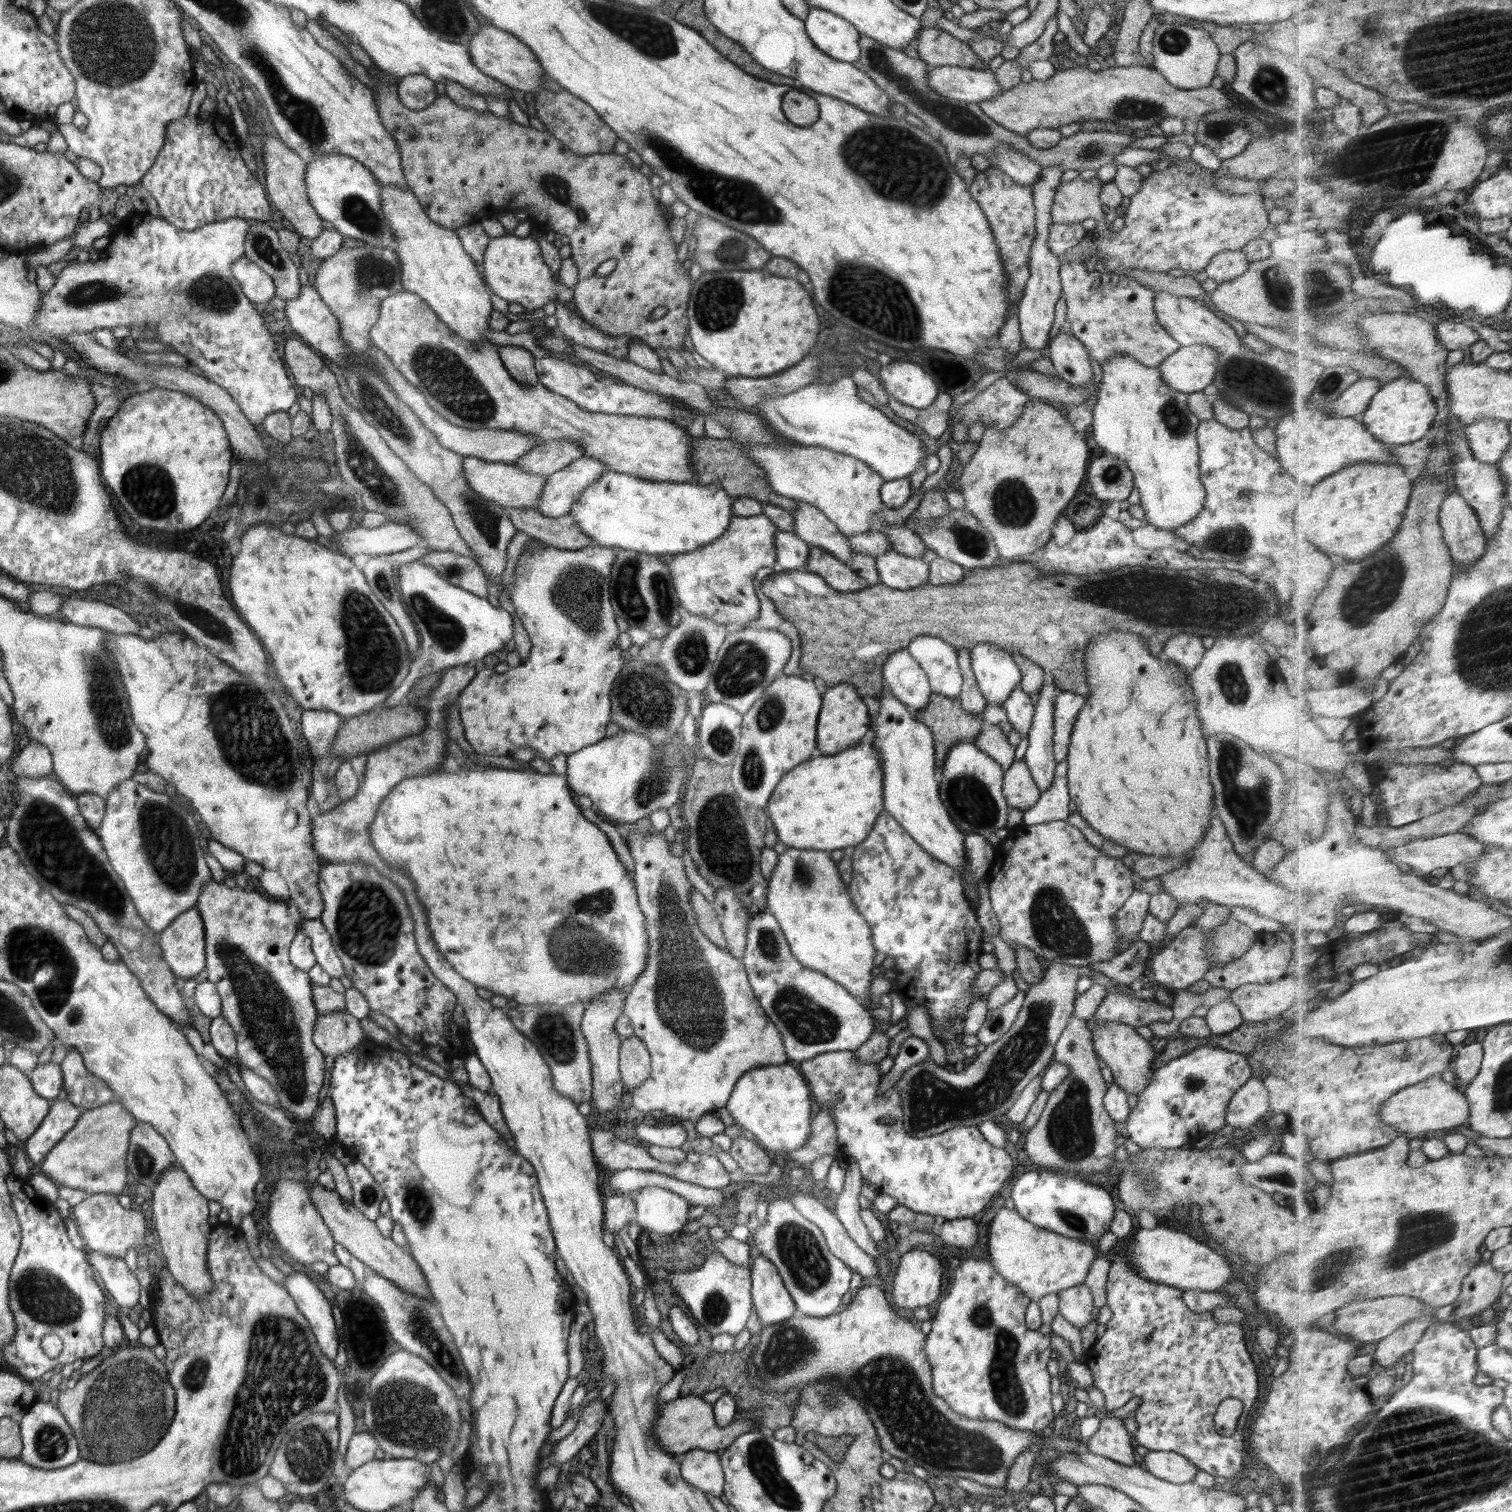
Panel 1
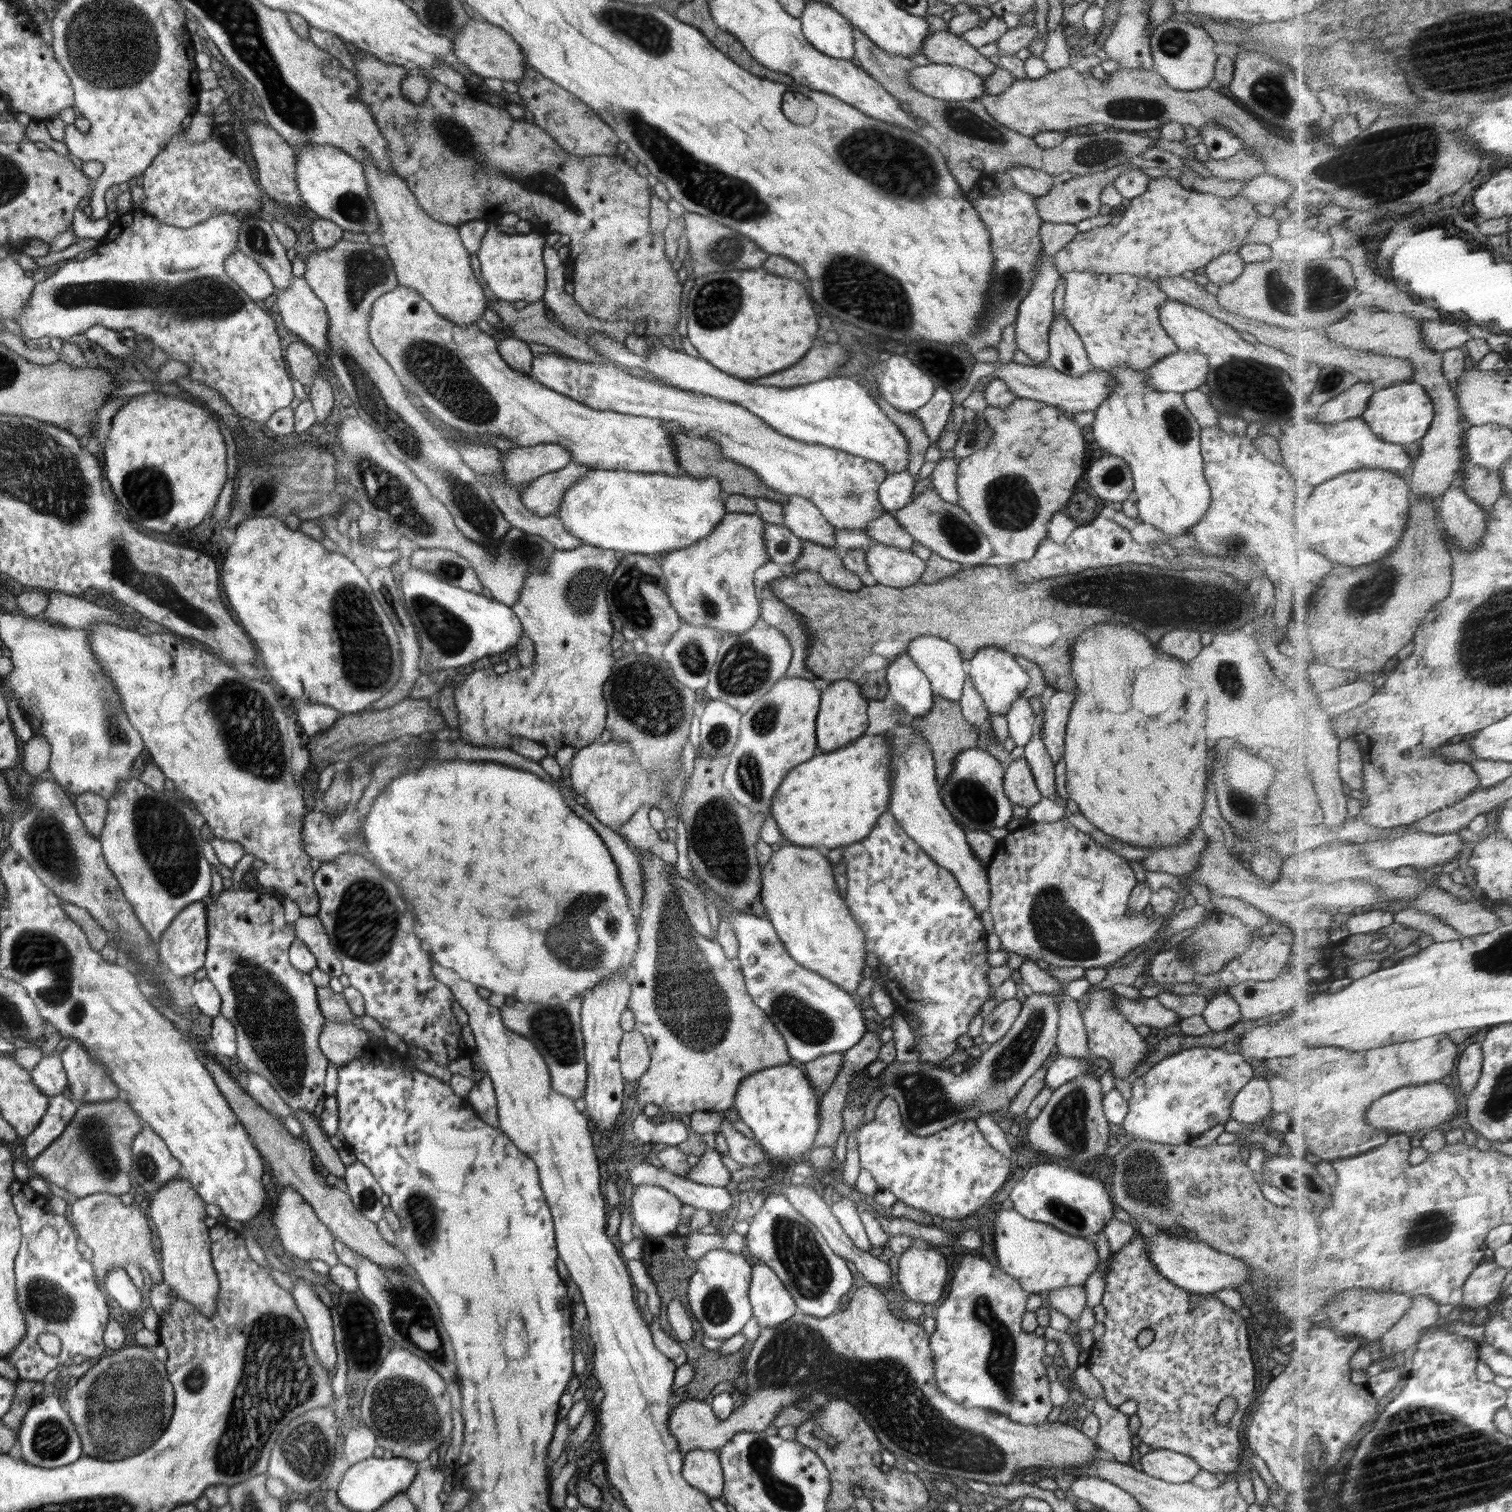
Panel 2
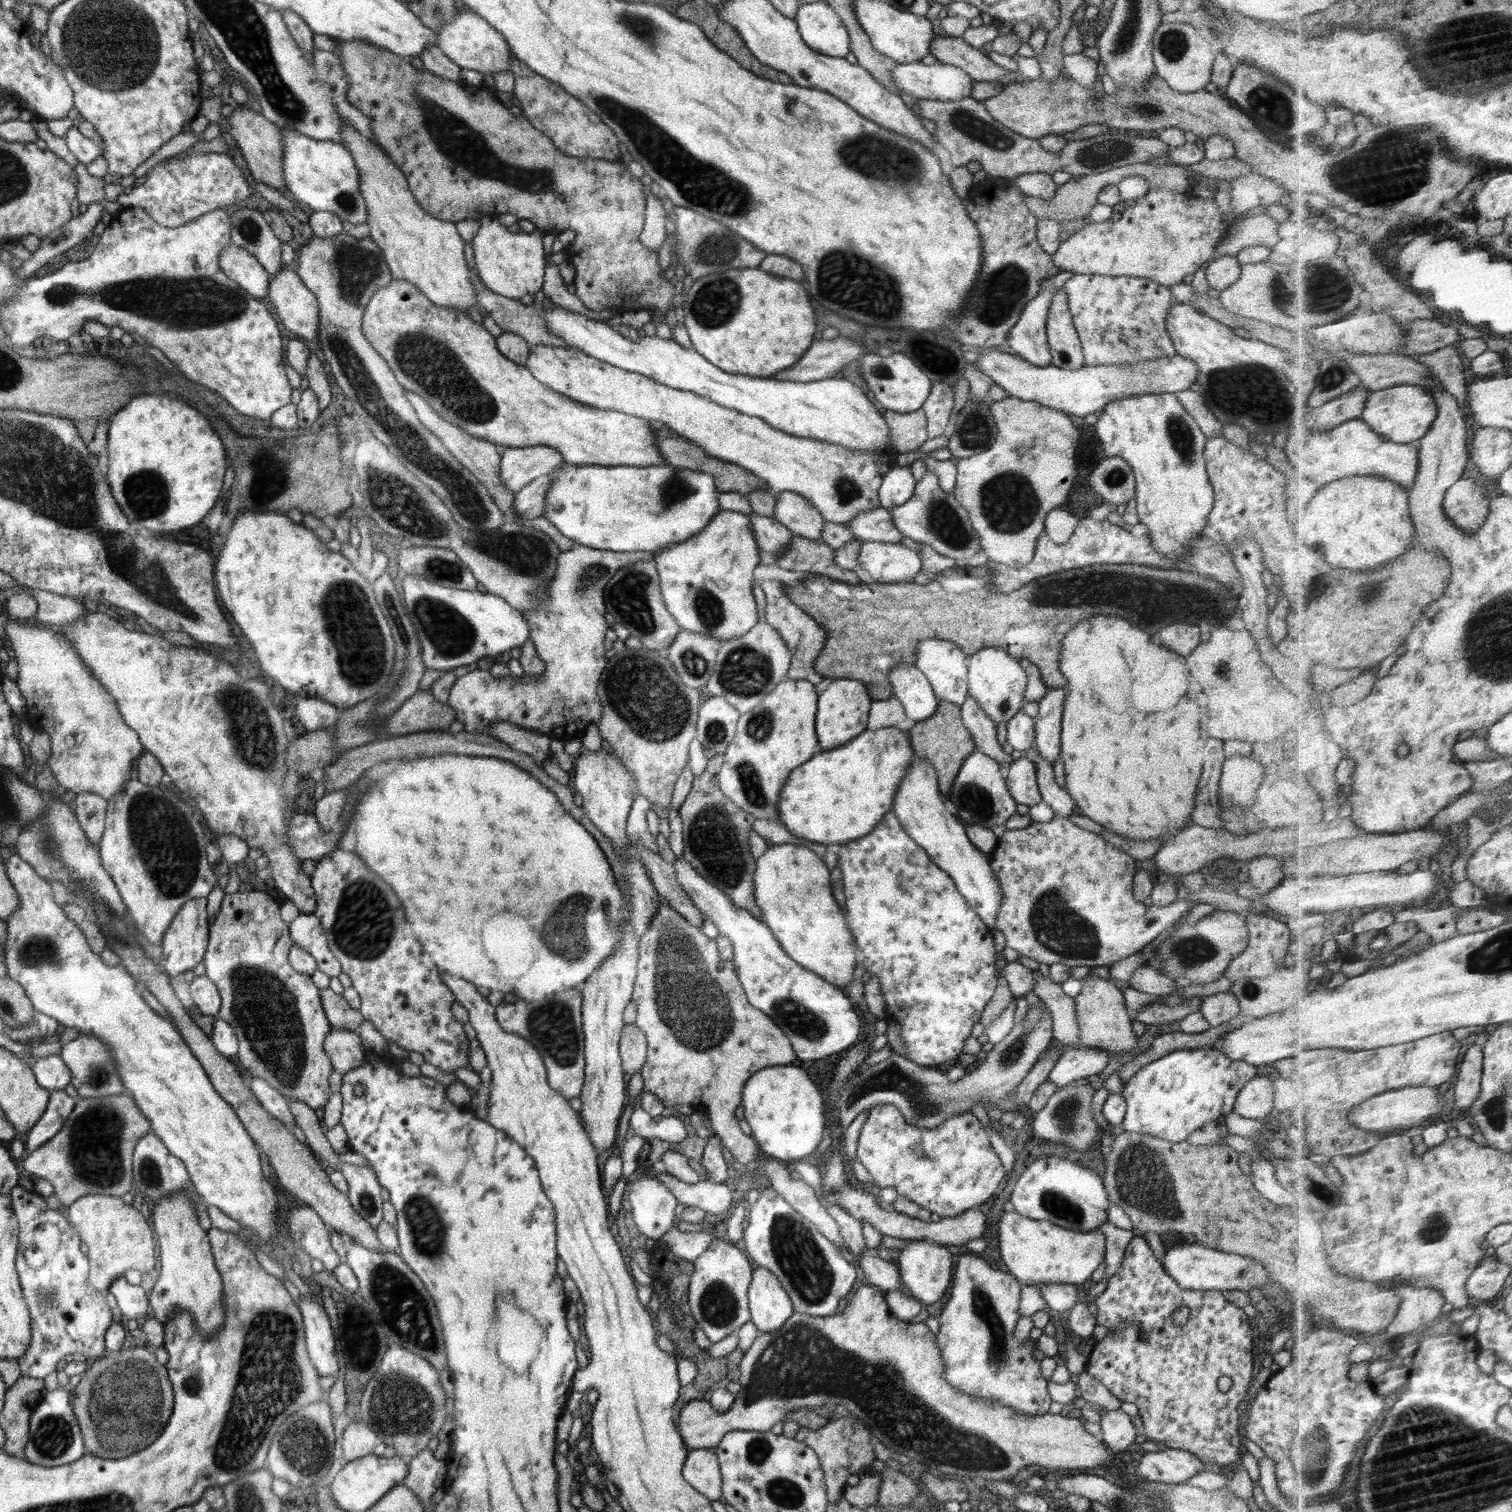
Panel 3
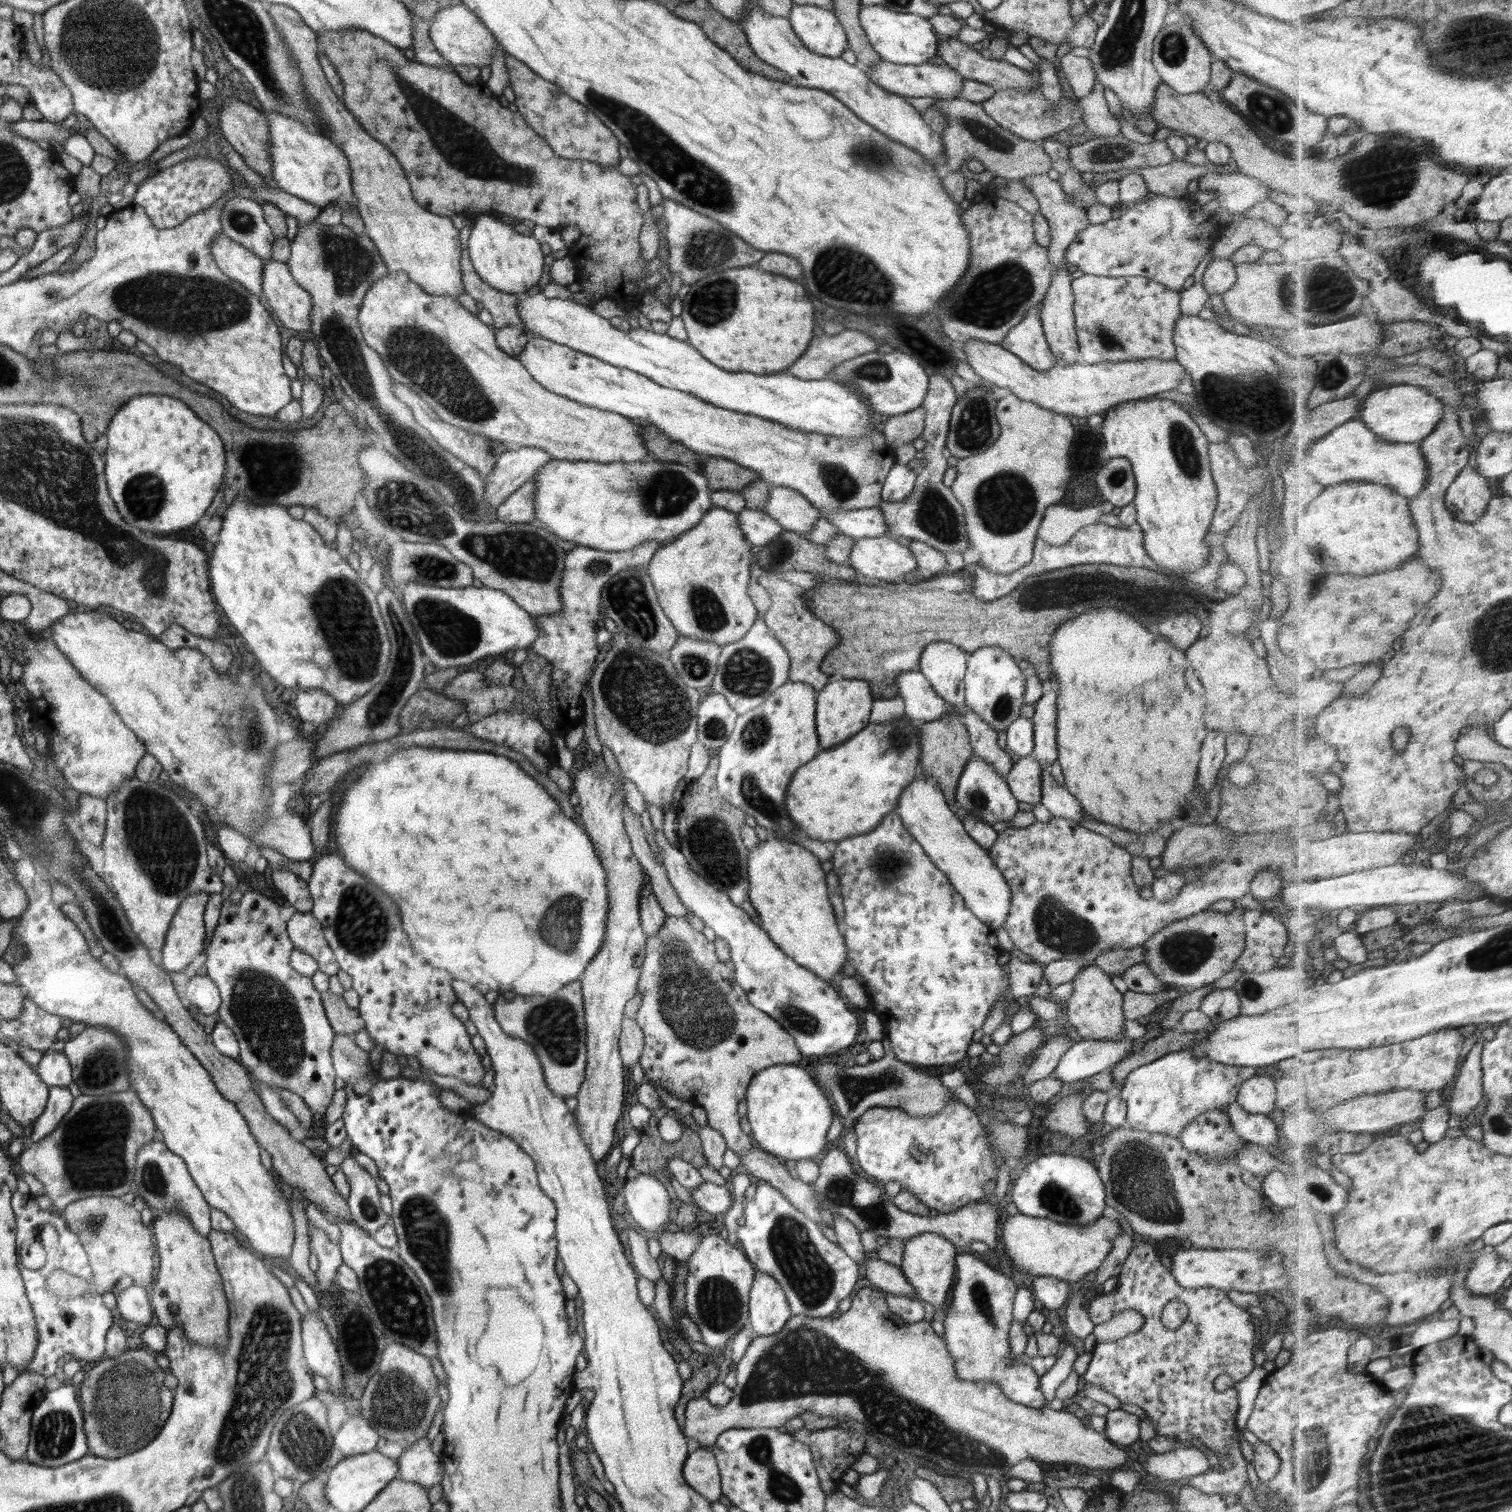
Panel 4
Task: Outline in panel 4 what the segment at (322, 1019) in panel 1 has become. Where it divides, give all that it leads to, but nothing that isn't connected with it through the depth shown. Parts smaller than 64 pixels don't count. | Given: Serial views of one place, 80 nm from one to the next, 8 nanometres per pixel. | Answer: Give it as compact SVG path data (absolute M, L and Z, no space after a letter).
M337 1034L331 1047L335 1073L346 1083L354 1083L357 1079L375 1070L369 1058L369 1052L361 1050L353 1037L347 1034Z

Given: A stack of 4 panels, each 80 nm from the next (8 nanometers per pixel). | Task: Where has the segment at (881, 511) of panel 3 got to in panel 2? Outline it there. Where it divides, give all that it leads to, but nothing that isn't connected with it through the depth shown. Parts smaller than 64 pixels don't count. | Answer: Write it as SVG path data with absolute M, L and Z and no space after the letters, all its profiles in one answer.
M888 511L878 518L873 518L872 522L869 522L869 525L862 531L877 543L893 546L900 550L910 551L912 544L914 544L912 535L908 534L899 525L897 518Z

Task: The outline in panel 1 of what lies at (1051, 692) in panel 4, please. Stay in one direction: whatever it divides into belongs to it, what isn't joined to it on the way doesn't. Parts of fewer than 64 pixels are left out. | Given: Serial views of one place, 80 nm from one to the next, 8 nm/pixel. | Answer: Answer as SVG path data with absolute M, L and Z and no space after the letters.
M1060 691L1054 699L1053 753L1057 763L1067 760L1070 735L1077 714L1083 709L1086 701L1085 696L1068 691Z

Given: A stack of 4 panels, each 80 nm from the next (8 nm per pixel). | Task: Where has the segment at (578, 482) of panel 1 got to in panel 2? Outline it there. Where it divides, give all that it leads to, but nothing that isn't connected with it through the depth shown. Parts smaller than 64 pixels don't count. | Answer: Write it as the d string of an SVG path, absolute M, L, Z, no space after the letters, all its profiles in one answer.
M571 460L564 468L543 474L524 487L520 491L521 501L538 516L557 514L565 490L571 488L589 470L591 468L588 465Z

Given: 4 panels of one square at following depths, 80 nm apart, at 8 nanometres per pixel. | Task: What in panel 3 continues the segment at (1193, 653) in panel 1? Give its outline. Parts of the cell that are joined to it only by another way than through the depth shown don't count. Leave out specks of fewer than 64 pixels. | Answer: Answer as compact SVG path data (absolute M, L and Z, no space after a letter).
M1177 622L1156 632L1155 640L1162 646L1187 657L1200 644L1200 629L1195 624Z

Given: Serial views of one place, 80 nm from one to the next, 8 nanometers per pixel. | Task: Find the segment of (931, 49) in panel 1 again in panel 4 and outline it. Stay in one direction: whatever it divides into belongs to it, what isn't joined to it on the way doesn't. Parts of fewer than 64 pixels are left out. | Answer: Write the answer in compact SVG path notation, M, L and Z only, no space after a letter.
M956 38L939 41L937 44L937 55L954 70L957 70L963 78L978 81L991 86L994 90L1002 89L1038 89L1041 86L1038 70L1022 70L1003 59L988 59L981 53L972 49L970 45L960 42Z

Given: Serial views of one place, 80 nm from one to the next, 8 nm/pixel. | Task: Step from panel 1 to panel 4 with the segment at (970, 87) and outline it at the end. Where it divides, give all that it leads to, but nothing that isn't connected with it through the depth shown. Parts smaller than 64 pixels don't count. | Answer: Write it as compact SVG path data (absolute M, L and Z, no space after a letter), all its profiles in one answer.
M881 59L875 62L872 68L867 70L866 74L872 79L872 82L878 86L884 87L888 92L899 95L902 98L934 98L941 99L945 102L953 102L958 98L958 93L963 85L963 76L952 67L938 66L928 63L911 65L911 64L894 64L887 60Z

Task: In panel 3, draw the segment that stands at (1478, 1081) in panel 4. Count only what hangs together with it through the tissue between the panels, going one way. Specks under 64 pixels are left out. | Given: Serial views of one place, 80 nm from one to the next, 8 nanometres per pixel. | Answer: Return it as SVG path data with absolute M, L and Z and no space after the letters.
M1475 1043L1469 1048L1460 1068L1457 1082L1456 1105L1468 1110L1474 1105L1482 1092L1482 1076L1485 1072L1485 1045Z

